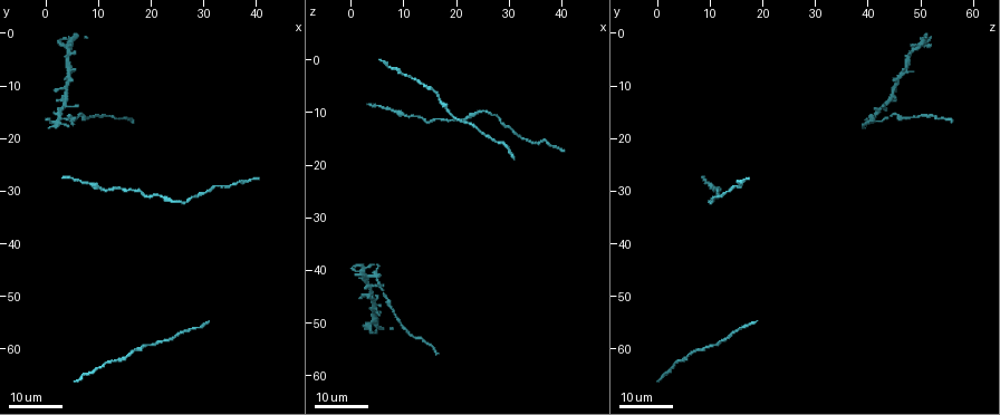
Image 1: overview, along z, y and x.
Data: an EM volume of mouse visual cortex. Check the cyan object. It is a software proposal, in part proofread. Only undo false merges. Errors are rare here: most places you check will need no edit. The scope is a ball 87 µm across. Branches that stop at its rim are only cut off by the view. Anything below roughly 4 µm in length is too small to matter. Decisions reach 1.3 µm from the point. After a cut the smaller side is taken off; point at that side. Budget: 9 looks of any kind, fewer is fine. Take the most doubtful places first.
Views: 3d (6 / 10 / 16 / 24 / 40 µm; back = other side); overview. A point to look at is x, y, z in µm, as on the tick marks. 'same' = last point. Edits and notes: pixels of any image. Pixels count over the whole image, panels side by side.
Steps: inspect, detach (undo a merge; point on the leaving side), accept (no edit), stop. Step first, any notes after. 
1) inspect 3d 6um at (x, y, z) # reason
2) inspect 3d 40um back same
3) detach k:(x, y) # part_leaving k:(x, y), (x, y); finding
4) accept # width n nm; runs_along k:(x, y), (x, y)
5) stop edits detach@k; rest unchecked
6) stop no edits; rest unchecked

inspect 3d 24um at (2.5, 16.0, 41.0) # four arms meet

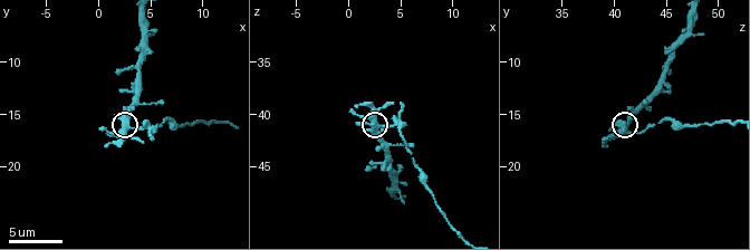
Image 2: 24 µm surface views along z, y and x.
inspect 3d 10um at (2.4, 16.0, 41.2)

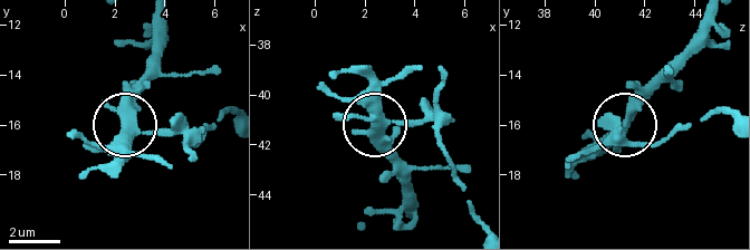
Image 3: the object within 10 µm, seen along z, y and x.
accept # all the same cell

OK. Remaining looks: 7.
inspect 3d 10um at (3.8, 11.0, 44.8) # two arms in line, one across

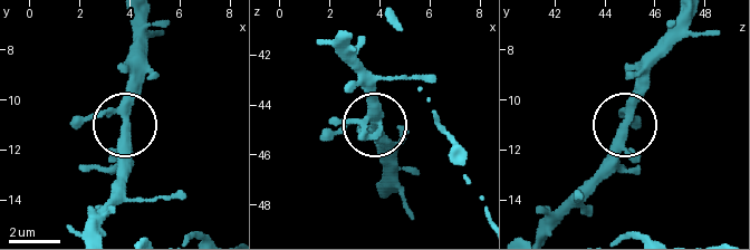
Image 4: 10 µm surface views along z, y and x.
inspect 3d 10um back at (3.8, 11.0, 44.7) # other side

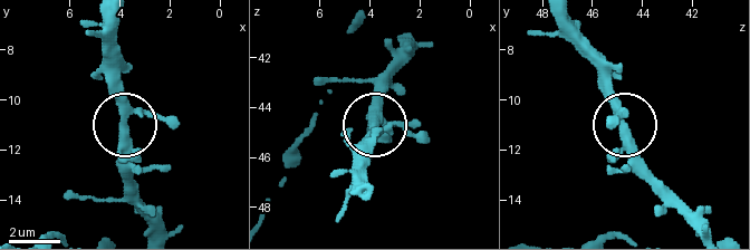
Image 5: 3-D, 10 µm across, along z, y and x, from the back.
accept # width 290 nm; continuous, no second cell

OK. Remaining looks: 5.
inspect 3d 16um at (9.5, 29.0, 11.0)

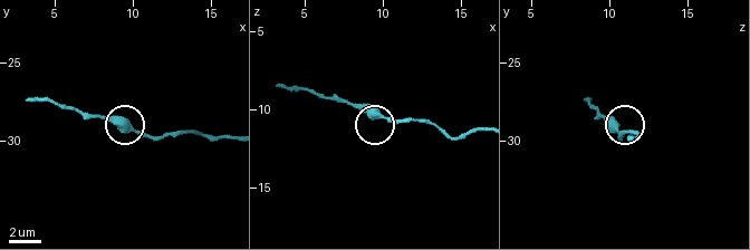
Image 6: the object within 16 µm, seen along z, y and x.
inspect 3d 6um at (9.4, 29.2, 10.4) # closer look

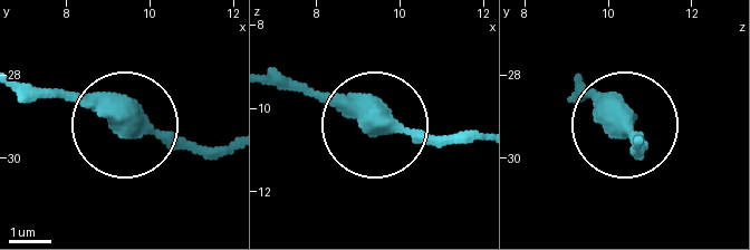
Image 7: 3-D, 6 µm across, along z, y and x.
accept # side_arm 7 um; runs_along 7:(223, 151), (181, 151), (85, 104), (25, 97); one cell here

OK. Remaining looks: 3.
inspect 3d 24um at (26.5, 32.0, 10.5)

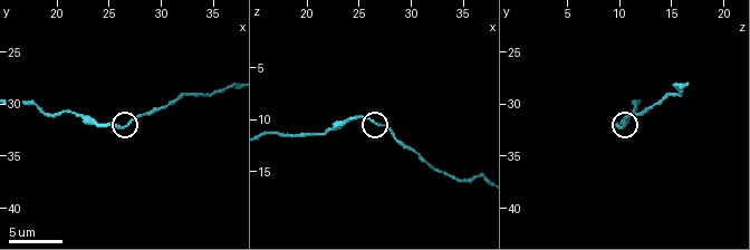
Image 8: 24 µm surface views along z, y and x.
inspect 3d 10um at (26.4, 32.2, 10.2)

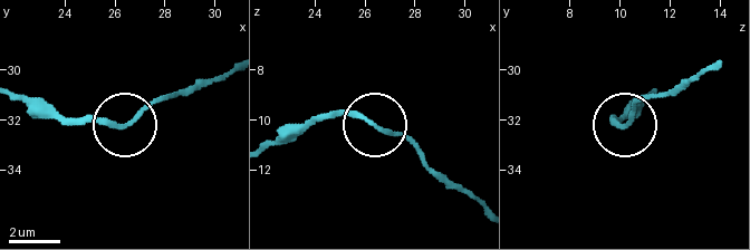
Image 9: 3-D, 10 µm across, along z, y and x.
accept # runs_along 9:(21, 95), (66, 116), (124, 123), (173, 93); all the same cell

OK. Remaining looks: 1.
stop no edits; rest unchecked

